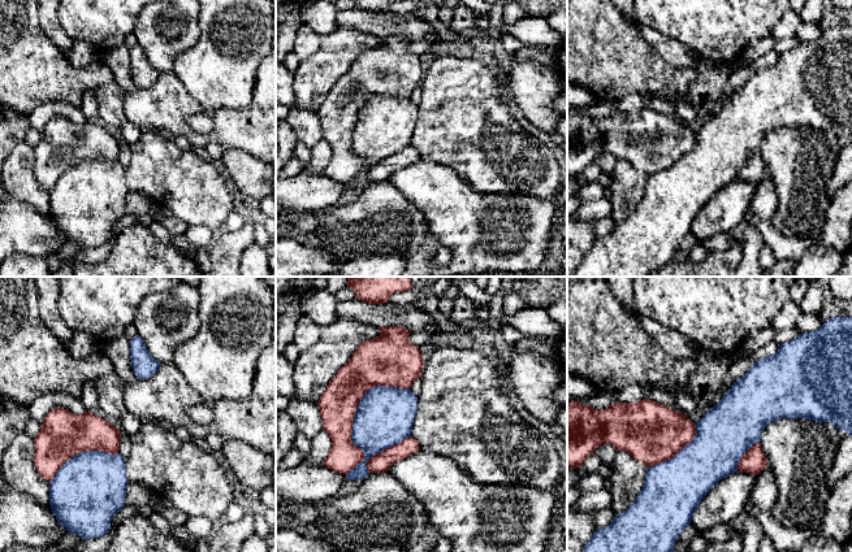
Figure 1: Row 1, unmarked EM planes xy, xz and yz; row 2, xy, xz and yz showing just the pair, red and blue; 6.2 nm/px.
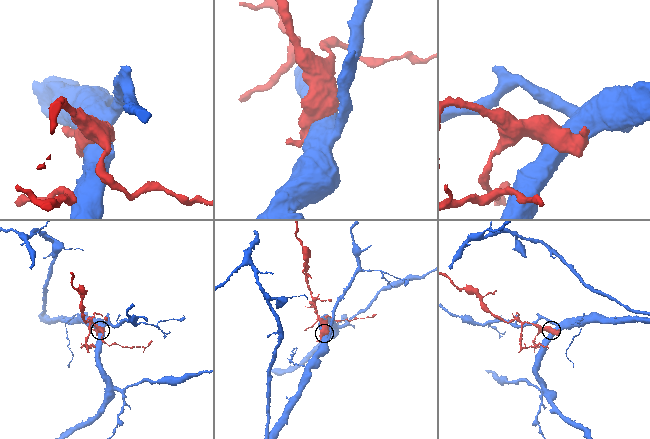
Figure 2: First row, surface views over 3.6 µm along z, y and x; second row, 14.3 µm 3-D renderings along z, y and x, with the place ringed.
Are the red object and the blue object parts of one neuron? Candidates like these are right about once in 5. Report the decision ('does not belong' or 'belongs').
does not belong

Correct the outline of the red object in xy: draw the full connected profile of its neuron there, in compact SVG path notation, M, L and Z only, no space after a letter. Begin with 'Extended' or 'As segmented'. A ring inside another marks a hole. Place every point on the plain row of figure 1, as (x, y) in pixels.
As segmented. M55 117L46 125L34 149L36 181L49 191L69 168L81 161L118 162L121 143L120 138L92 121L73 123Z

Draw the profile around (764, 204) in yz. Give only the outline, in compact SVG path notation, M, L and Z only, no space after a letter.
M767 174L757 186L749 212L757 221L771 221L778 208L778 194L773 178Z

